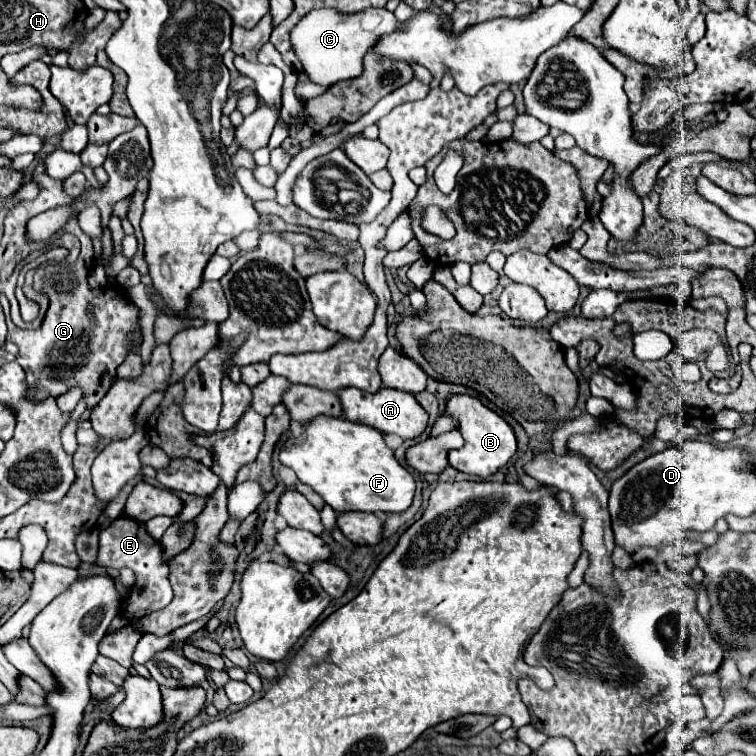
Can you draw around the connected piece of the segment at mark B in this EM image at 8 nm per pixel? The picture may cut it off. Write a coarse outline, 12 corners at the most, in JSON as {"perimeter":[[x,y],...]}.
{"perimeter":[[453,394],[457,420],[463,448],[453,468],[491,476],[515,456],[505,418],[469,394]]}

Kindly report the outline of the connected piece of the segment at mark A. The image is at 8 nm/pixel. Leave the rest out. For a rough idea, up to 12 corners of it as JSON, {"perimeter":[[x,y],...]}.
{"perimeter":[[337,390],[347,420],[419,436],[427,412],[409,392]]}

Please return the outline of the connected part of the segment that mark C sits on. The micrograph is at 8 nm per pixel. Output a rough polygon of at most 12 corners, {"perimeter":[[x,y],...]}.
{"perimeter":[[386,8],[357,16],[311,10],[291,32],[321,86],[355,78],[383,32]]}

